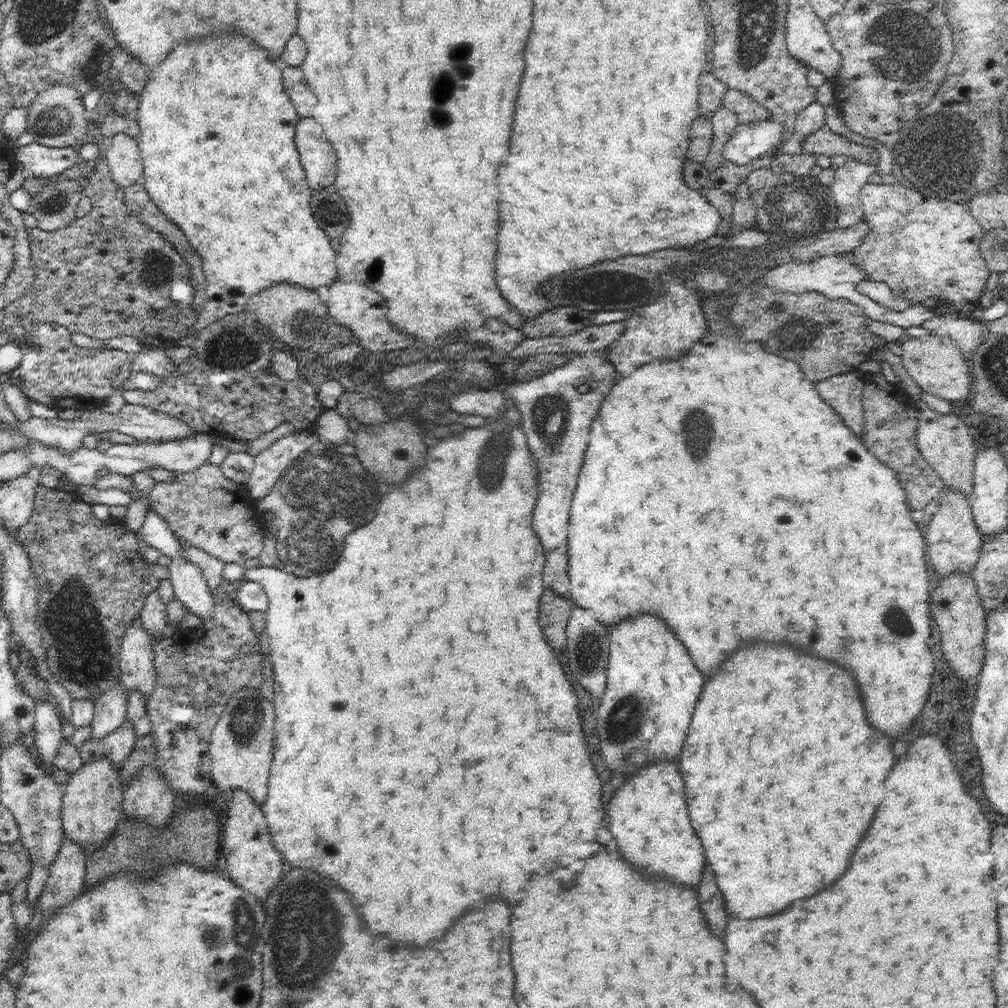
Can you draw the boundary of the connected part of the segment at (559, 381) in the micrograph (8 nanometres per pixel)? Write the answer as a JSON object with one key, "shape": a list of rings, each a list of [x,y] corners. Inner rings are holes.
{"shape":[[[606,349],[576,353],[566,364],[539,377],[519,383],[507,380],[504,385],[508,398],[514,400],[522,414],[522,428],[537,468],[537,499],[532,511],[532,526],[546,557],[543,583],[564,596],[569,606],[567,530],[571,502],[585,459],[592,423],[617,376],[609,358],[604,358]]]}

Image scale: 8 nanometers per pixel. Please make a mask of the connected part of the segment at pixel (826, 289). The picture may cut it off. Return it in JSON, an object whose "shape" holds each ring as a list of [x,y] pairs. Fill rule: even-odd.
{"shape":[[[850,252],[841,253],[840,255],[824,256],[822,258],[818,257],[816,260],[781,261],[776,267],[769,269],[761,278],[759,284],[761,284],[761,286],[769,286],[769,288],[773,288],[775,292],[802,294],[803,292],[815,290],[830,300],[845,299],[860,308],[864,316],[874,321],[901,326],[904,329],[910,326],[921,326],[928,322],[930,318],[934,318],[934,316],[937,315],[937,308],[927,308],[923,305],[924,301],[918,304],[911,304],[904,312],[891,312],[884,308],[884,306],[870,299],[867,295],[856,291],[857,284],[862,282],[862,280],[869,280],[869,278],[867,278],[867,274],[865,274],[863,270],[858,268],[853,257],[854,255]]]}

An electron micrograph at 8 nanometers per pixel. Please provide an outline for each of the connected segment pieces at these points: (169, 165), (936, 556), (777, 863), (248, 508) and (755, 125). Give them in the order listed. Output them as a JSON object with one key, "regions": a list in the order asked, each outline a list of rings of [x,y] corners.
{"regions":[[[[222,36],[222,38],[206,38],[202,42],[180,42],[176,50],[158,66],[156,70],[150,69],[147,73],[147,83],[138,96],[139,112],[136,114],[140,126],[139,137],[137,138],[140,154],[143,158],[143,177],[141,179],[146,192],[152,199],[152,203],[160,208],[160,211],[178,225],[182,233],[186,235],[188,243],[200,255],[203,262],[203,273],[205,274],[207,299],[202,313],[197,314],[195,326],[191,326],[191,333],[198,333],[205,326],[214,323],[222,318],[232,316],[235,313],[241,314],[247,306],[248,299],[252,295],[262,292],[271,284],[287,280],[296,286],[320,290],[322,286],[330,288],[337,278],[336,251],[331,247],[332,243],[328,234],[324,232],[312,212],[310,212],[310,196],[312,190],[308,188],[304,170],[300,166],[300,155],[295,143],[295,130],[300,117],[294,104],[285,91],[282,76],[282,63],[278,60],[268,60],[268,53],[259,44],[252,44],[244,36]]],[[[946,486],[944,497],[938,500],[938,511],[927,523],[926,550],[933,577],[948,576],[953,572],[972,572],[979,561],[983,535],[974,524],[970,503],[965,494]]],[[[746,644],[744,648],[740,648],[736,654],[732,654],[722,666],[720,666],[720,672],[710,678],[702,690],[702,696],[696,704],[696,712],[694,712],[694,718],[692,718],[692,724],[690,724],[690,732],[686,736],[686,742],[684,742],[684,752],[680,756],[680,774],[684,778],[684,786],[686,786],[686,804],[688,804],[688,810],[690,810],[690,822],[704,846],[704,852],[706,852],[706,862],[710,864],[710,868],[714,870],[714,876],[716,876],[716,884],[718,888],[722,890],[722,896],[724,896],[724,904],[726,904],[726,910],[734,916],[734,918],[744,918],[744,920],[750,920],[750,918],[762,918],[762,916],[772,916],[772,914],[778,914],[782,910],[786,910],[794,900],[798,898],[808,898],[808,896],[814,896],[818,894],[820,890],[832,886],[846,870],[848,870],[848,862],[856,850],[856,846],[860,844],[866,828],[870,826],[872,818],[874,818],[874,812],[876,812],[876,806],[884,800],[886,792],[880,792],[884,788],[884,780],[888,776],[888,772],[892,770],[896,762],[896,756],[892,752],[892,742],[882,734],[882,732],[876,732],[868,720],[866,720],[866,712],[864,712],[864,706],[862,706],[862,700],[860,700],[860,692],[856,688],[856,680],[846,672],[842,670],[840,666],[832,664],[832,662],[826,662],[826,660],[820,660],[820,658],[814,658],[814,656],[804,656],[802,652],[794,650],[792,646],[788,644]]],[[[209,460],[190,472],[172,472],[177,479],[173,482],[156,482],[149,496],[151,510],[158,513],[174,531],[182,542],[205,550],[209,555],[215,556],[222,562],[245,562],[256,558],[263,549],[264,526],[256,501],[246,489],[245,484],[236,483],[226,478],[221,467],[212,465]]],[[[771,117],[748,124],[737,124],[726,143],[725,158],[745,165],[754,158],[773,153],[782,141],[783,126],[781,122],[771,120]]]]}

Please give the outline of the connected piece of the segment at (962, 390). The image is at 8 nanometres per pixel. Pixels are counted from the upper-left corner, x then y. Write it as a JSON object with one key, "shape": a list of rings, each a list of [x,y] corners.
{"shape":[[[931,333],[922,338],[905,337],[900,345],[903,350],[903,367],[926,395],[948,401],[964,400],[966,396],[972,395],[971,362],[962,354],[955,341]]]}

